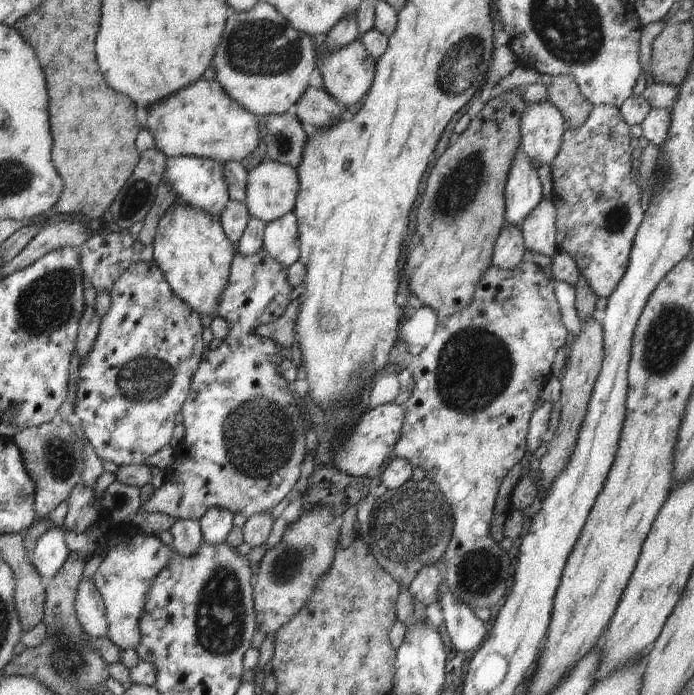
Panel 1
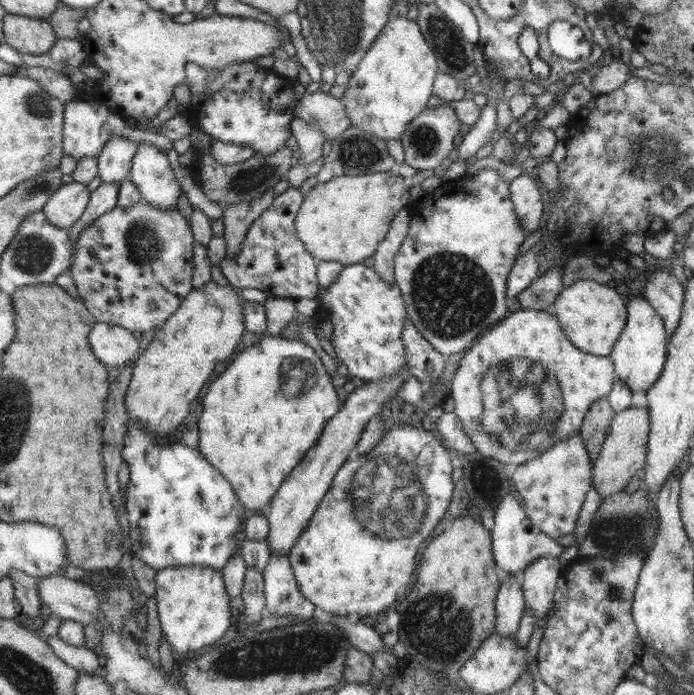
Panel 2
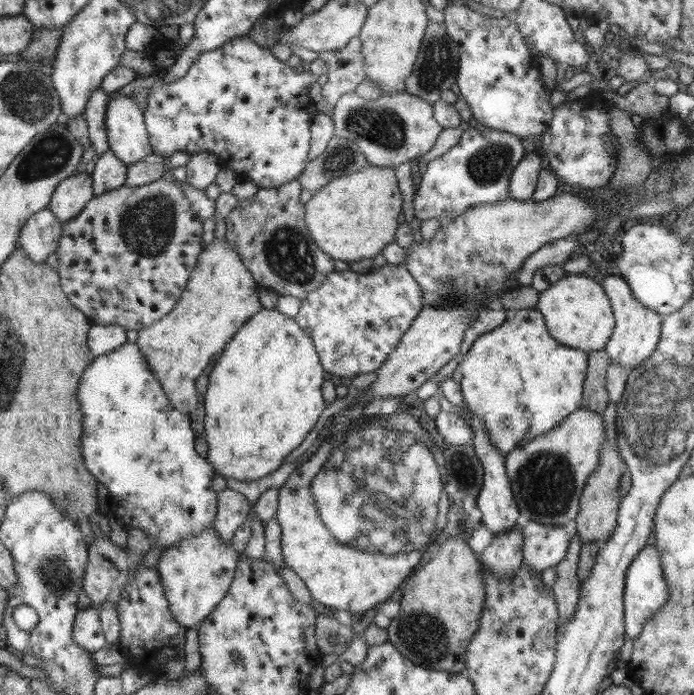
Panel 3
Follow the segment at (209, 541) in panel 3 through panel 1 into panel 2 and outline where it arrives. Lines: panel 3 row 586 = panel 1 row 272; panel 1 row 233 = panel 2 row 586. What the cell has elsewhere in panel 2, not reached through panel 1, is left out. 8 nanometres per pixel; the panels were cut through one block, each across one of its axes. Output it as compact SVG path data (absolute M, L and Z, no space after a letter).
M170 566L159 570L155 577L157 608L166 642L171 652L180 656L200 653L218 640L230 628L230 596L226 594L223 575L204 566Z

